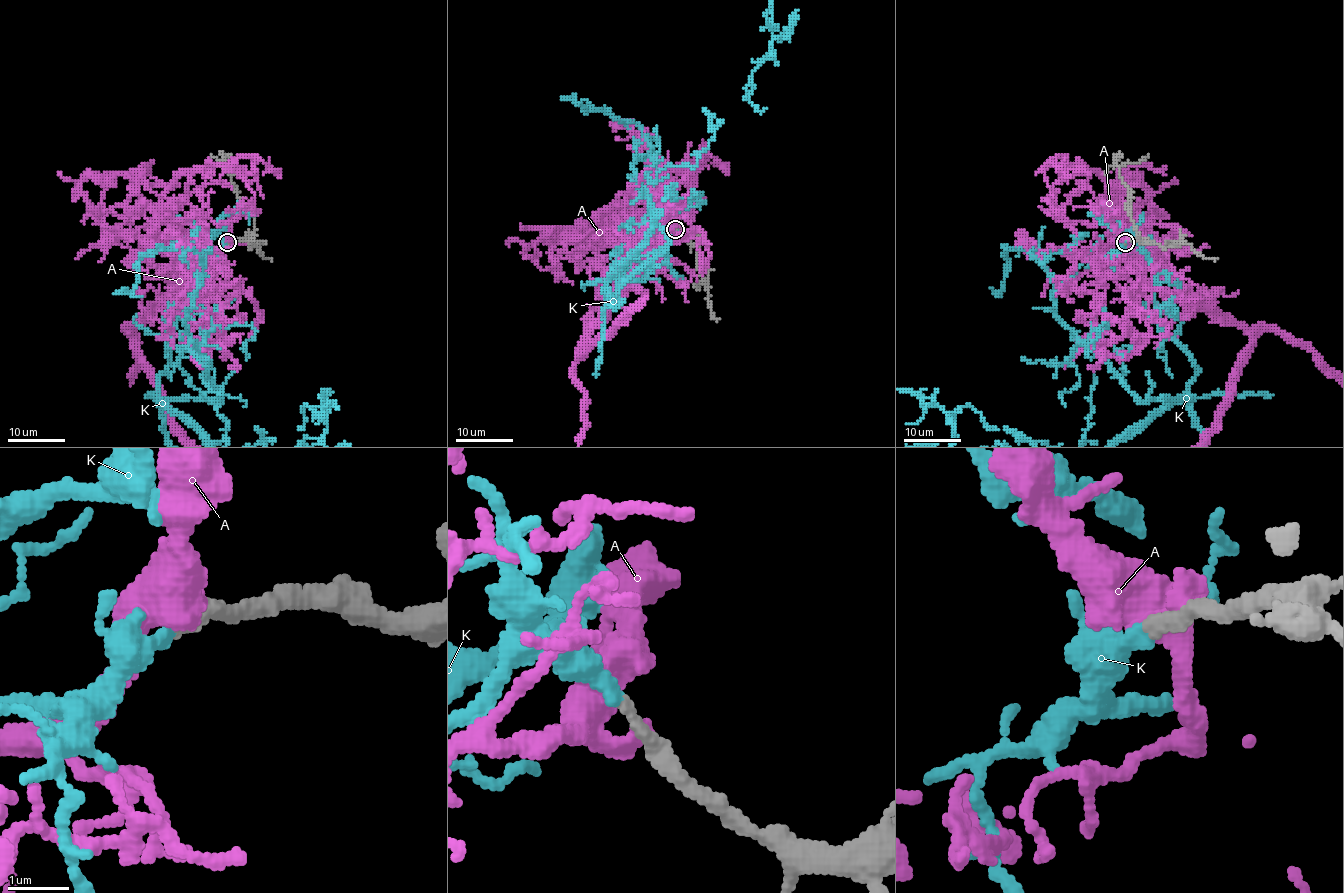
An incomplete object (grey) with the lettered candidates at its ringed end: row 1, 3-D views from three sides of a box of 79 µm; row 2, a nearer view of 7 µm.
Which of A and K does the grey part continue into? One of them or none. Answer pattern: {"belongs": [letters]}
{"belongs": ["K"]}

